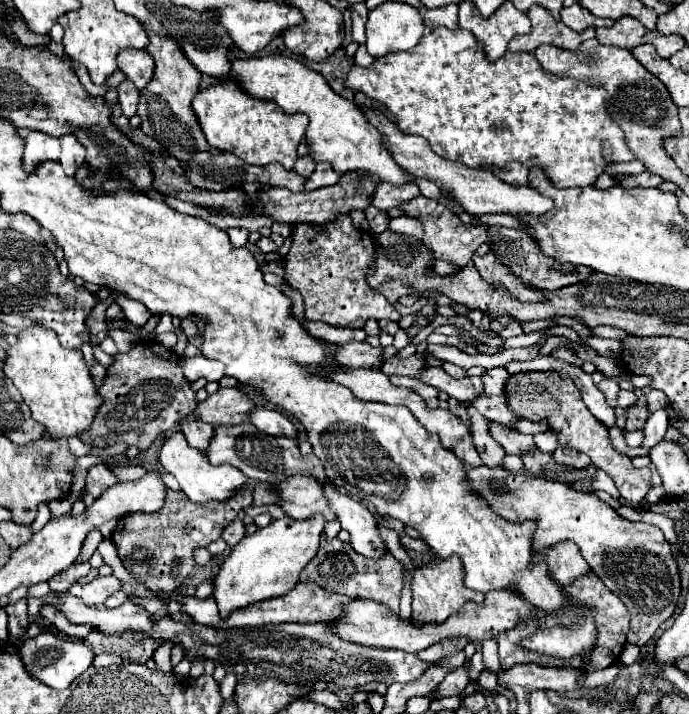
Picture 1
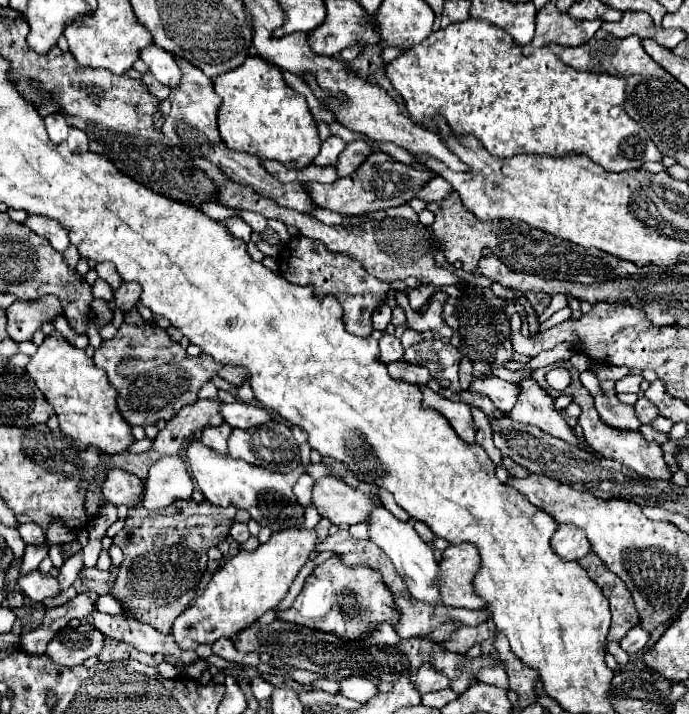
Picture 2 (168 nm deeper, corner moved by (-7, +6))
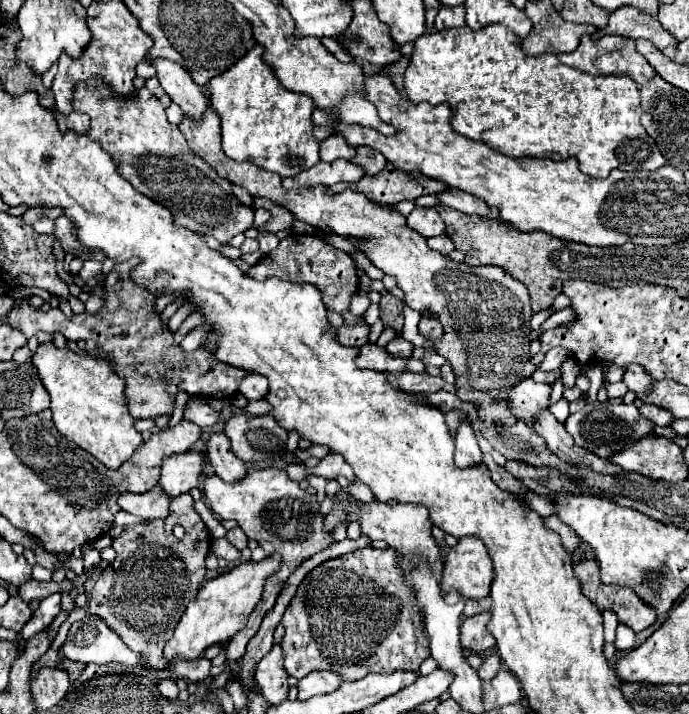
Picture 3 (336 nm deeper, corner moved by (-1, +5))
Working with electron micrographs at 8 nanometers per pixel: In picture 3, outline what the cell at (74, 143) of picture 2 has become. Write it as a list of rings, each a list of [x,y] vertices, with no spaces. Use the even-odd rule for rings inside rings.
[[[71,112],[71,114],[57,114],[57,122],[61,126],[61,130],[73,130],[79,134],[87,134],[89,130],[89,118],[85,114],[79,112]]]

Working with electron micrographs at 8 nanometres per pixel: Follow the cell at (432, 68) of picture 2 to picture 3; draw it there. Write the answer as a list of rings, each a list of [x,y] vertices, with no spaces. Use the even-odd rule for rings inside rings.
[[[489,24],[479,32],[469,26],[431,32],[415,40],[411,64],[405,72],[405,92],[411,102],[451,104],[453,128],[471,138],[483,140],[507,156],[535,158],[577,158],[581,172],[605,178],[611,170],[659,170],[665,160],[655,140],[641,126],[641,94],[629,76],[593,76],[565,66],[555,54],[527,56],[521,40],[503,24]]]

